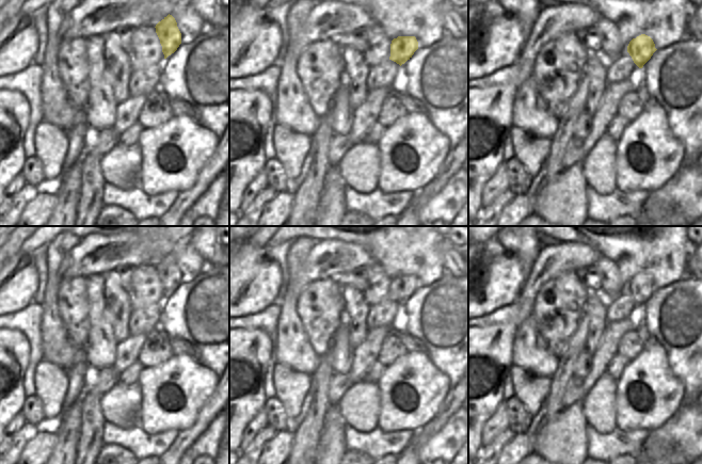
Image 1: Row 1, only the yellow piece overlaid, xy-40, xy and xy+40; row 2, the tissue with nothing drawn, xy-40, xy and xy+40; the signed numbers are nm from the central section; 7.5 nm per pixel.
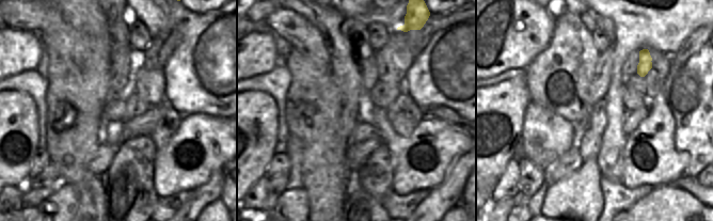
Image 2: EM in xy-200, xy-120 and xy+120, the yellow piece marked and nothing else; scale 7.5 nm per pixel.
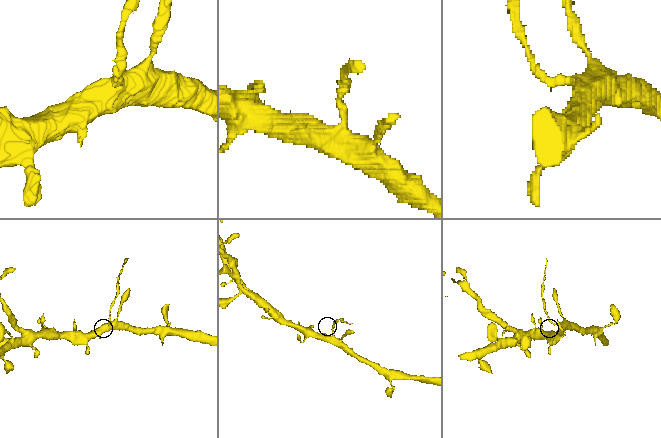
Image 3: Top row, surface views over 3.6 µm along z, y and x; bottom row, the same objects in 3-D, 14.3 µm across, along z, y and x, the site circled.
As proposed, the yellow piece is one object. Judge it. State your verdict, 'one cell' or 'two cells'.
two cells

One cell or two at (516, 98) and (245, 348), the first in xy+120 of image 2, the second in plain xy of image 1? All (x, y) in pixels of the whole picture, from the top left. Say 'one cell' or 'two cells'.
one cell

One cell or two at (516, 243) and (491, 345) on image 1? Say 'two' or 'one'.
two

